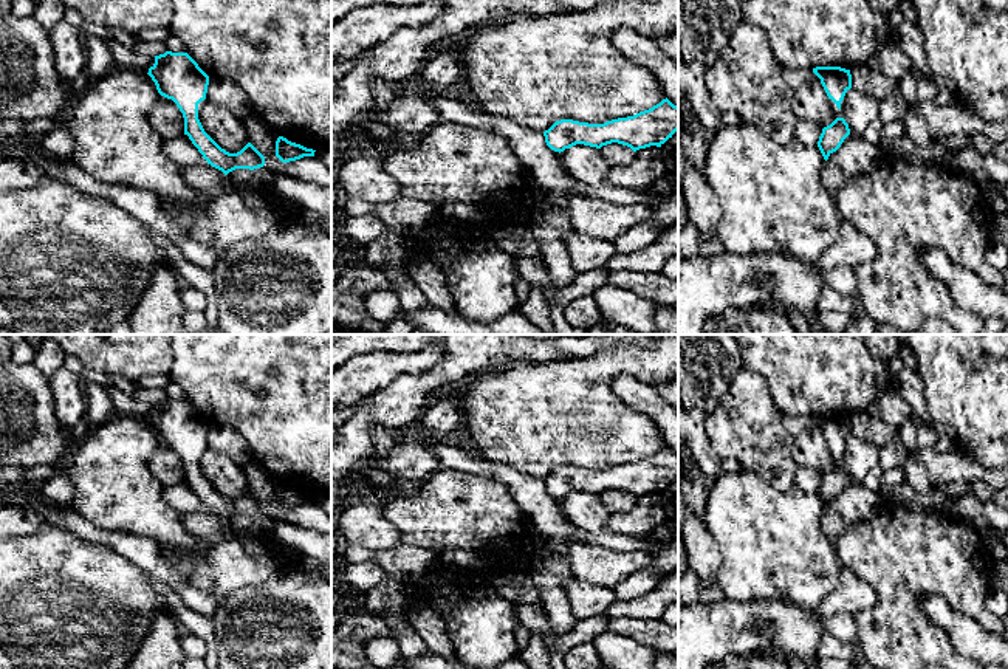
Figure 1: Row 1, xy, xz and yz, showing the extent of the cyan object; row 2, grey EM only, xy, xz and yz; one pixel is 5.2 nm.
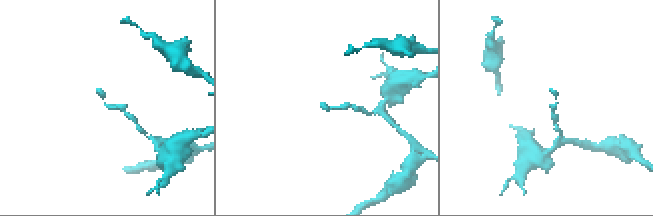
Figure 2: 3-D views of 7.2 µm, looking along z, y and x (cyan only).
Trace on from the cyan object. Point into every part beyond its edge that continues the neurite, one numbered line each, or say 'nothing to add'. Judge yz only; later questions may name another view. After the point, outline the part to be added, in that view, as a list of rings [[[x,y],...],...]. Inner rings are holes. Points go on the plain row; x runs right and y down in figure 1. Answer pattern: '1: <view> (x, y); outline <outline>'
nothing to add

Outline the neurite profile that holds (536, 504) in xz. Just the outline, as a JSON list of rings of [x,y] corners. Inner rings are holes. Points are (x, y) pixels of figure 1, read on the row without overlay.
[[[435,444],[432,452],[441,469],[486,475],[505,483],[525,517],[534,523],[540,536],[573,542],[570,534],[576,527],[564,514],[561,500],[547,492],[543,480],[525,475],[508,465],[475,458],[469,449]]]

